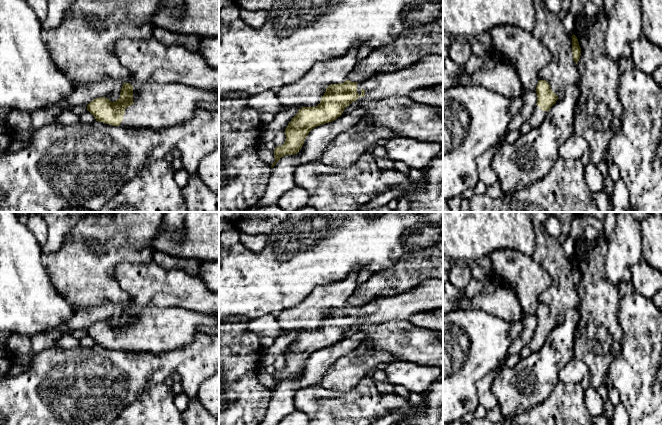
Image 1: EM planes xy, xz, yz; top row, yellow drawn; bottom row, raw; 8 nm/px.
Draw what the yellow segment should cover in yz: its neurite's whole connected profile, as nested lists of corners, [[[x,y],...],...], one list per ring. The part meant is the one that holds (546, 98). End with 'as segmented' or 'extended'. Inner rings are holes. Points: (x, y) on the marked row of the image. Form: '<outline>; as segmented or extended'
[[[539,80],[535,91],[537,93],[537,103],[528,120],[532,128],[537,128],[544,121],[547,112],[559,99],[545,80]]]; extended

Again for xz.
[[[428,55],[407,68],[389,73],[379,73],[365,81],[352,82],[346,80],[344,83],[331,84],[326,88],[326,92],[317,106],[300,108],[298,113],[288,123],[284,131],[286,140],[283,145],[275,148],[275,161],[271,167],[273,168],[282,157],[297,154],[312,129],[336,120],[342,115],[344,109],[359,97],[366,96],[369,99],[376,100],[391,99],[397,95],[408,96],[410,92],[416,89],[437,84],[443,84],[443,56],[441,55]]]; extended

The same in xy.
[[[124,83],[118,100],[111,102],[105,97],[96,98],[87,105],[87,110],[96,121],[113,126],[161,128],[188,122],[199,108],[199,102],[219,102],[219,91],[203,90],[181,84],[145,83],[141,86],[132,86],[130,83]]]; extended

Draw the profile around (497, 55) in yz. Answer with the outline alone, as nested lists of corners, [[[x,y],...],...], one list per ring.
[[[491,47],[491,53],[492,53],[492,57],[494,57],[496,60],[504,62],[505,64],[507,64],[515,69],[512,61],[508,57],[505,57],[501,52],[499,52],[496,49],[494,49],[493,47]]]

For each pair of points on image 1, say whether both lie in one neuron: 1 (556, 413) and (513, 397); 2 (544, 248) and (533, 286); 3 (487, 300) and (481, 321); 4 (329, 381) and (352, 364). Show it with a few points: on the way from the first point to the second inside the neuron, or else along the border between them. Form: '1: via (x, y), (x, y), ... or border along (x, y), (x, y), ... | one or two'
1: border along (553, 389), (541, 402), (516, 414) | two
2: border along (531, 256), (549, 275), (550, 284), (548, 286) | two
3: border along (461, 309), (483, 309), (506, 320) | two
4: via (335, 378), (339, 377), (346, 370) | one

